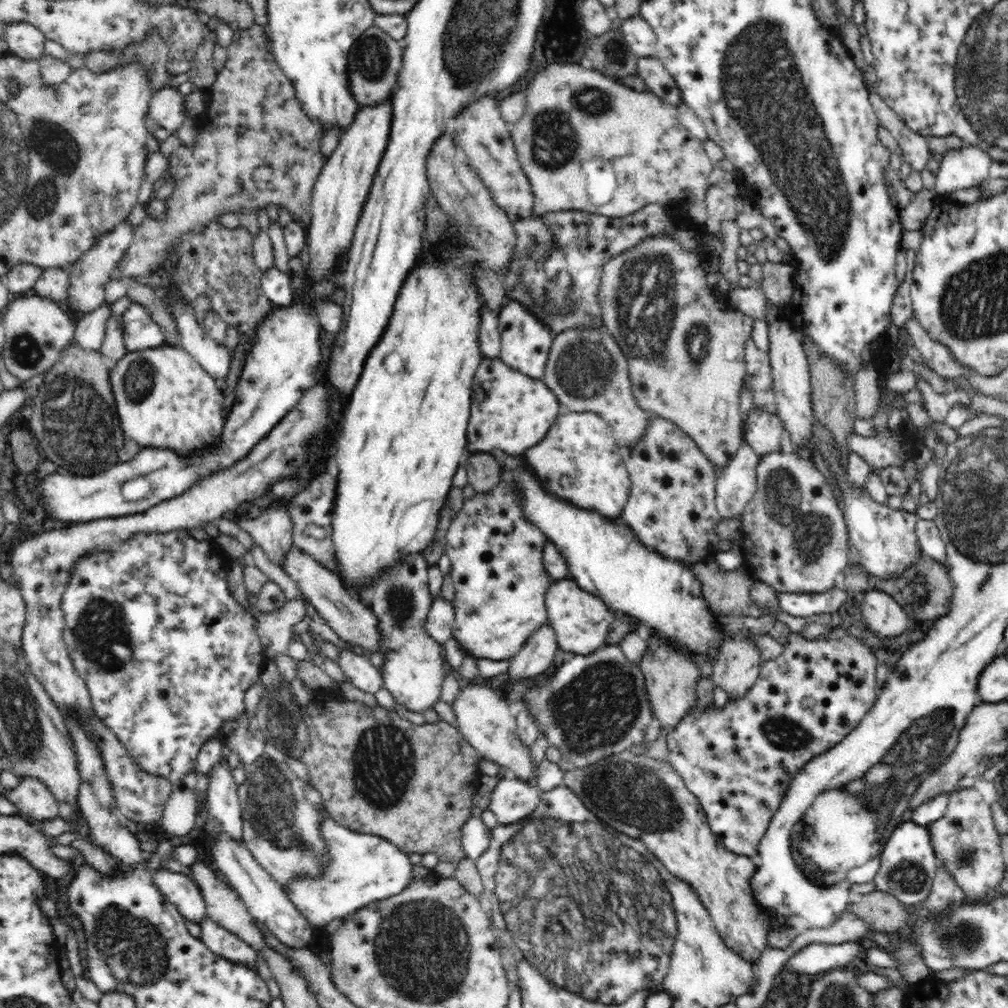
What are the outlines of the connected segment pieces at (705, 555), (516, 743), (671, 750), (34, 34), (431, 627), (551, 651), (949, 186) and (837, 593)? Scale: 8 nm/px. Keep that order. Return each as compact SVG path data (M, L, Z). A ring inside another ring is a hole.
M653 416L644 434L630 450L630 455L623 461L631 479L631 491L620 517L626 520L640 542L659 555L687 565L713 561L721 543L716 534L716 524L723 519L715 505L718 476L710 459L704 456L693 440L676 424Z
M477 681L477 682L467 682L465 685L463 685L460 688L460 694L458 694L458 698L454 700L454 704L451 705L452 710L454 713L456 713L456 720L458 721L458 730L460 731L460 734L464 736L464 740L468 742L470 746L472 746L473 749L476 749L478 752L478 756L480 758L488 759L494 761L496 764L499 766L504 766L504 768L508 768L508 770L512 770L514 772L515 777L518 779L522 779L524 782L530 782L530 780L536 779L536 774L537 774L537 769L534 767L534 764L532 763L532 756L530 755L530 749L528 748L528 745L524 744L522 740L520 740L520 737L518 736L517 733L517 720L516 717L512 716L510 714L510 708L508 707L508 702L507 699L505 698L502 690L498 692L498 688L494 686L494 682L492 682L492 686L490 686L490 682L486 681Z
M838 627L832 628L831 634L826 636L826 638L808 640L799 634L791 632L782 654L780 654L778 658L762 663L757 681L740 700L728 700L721 709L717 709L714 704L713 707L704 710L695 705L694 708L678 722L678 726L668 732L666 739L668 756L666 760L668 760L682 779L684 779L688 790L698 798L701 808L705 812L709 828L712 830L717 841L720 842L720 845L723 845L725 849L730 850L730 852L744 857L758 855L759 842L765 836L769 824L774 817L774 812L778 810L780 803L783 801L784 794L787 793L788 785L791 784L791 780L795 777L795 774L799 773L804 768L804 765L807 765L814 757L818 757L819 754L834 748L836 744L842 742L844 737L850 734L852 730L859 725L864 715L876 702L877 696L879 695L876 689L878 687L876 686L875 675L878 661L876 661L874 653L872 653L862 641L859 641L850 634L851 632L849 630Z
M8 22L4 24L4 40L9 46L9 53L16 55L21 60L40 60L44 54L44 41L47 38L33 24L28 22Z
M438 594L438 598L433 599L427 616L424 629L436 642L443 645L452 636L451 627L455 623L453 603L446 601Z
M546 622L532 634L528 642L509 660L510 682L532 678L547 671L547 668L560 660L560 652L552 625Z
M966 146L943 154L936 176L934 191L951 196L956 190L968 190L990 180L990 165L994 160L976 146Z
M832 587L826 592L796 594L795 592L776 592L780 610L792 616L816 616L816 614L834 614L848 600L850 591Z

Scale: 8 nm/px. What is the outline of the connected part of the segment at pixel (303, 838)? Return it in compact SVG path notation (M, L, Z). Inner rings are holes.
M267 748L262 757L245 767L245 781L239 784L237 795L242 805L243 842L254 859L280 883L288 887L296 876L320 876L330 863L327 843L321 834L320 812L305 798L304 782L287 765L287 755L280 749Z

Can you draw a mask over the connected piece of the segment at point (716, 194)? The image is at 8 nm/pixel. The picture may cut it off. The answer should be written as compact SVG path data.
M709 186L704 198L706 207L705 228L711 235L721 232L722 222L735 221L737 218L736 202L731 190L725 186Z

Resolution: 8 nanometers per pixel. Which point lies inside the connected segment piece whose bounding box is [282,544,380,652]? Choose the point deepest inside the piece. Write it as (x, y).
(355, 623)

